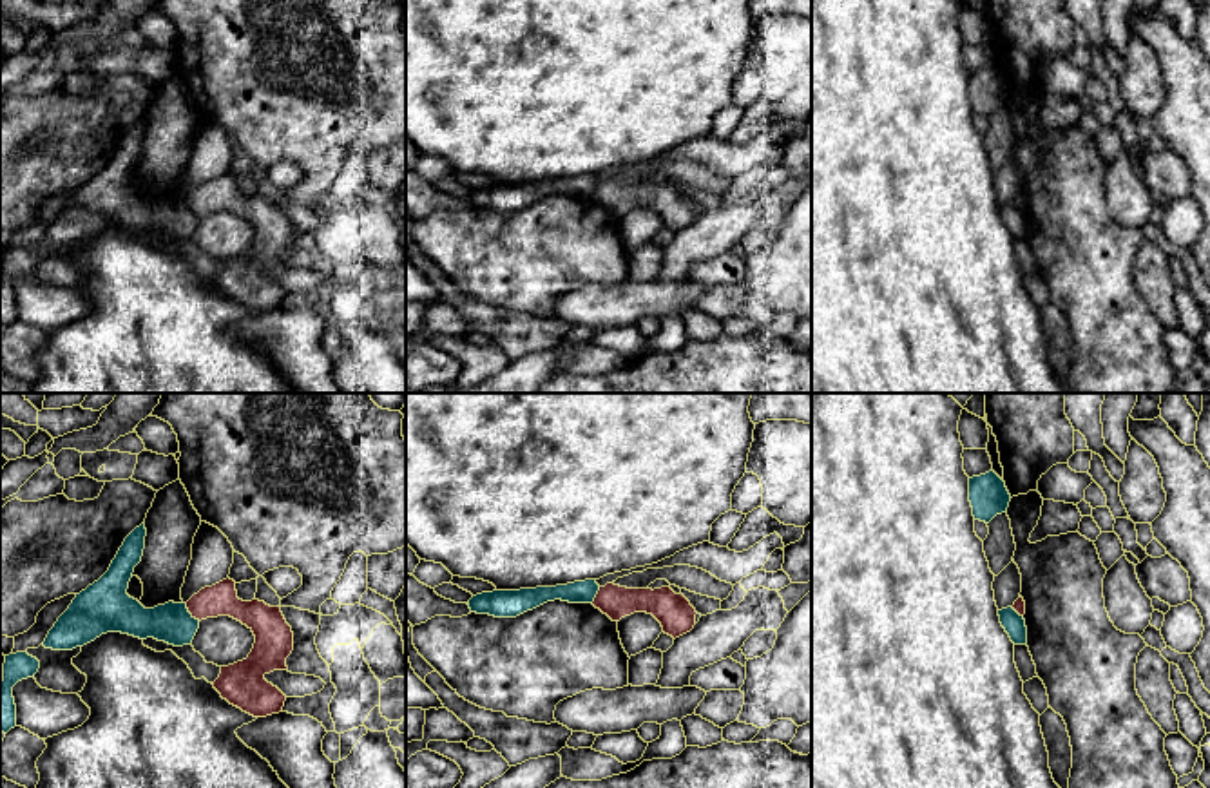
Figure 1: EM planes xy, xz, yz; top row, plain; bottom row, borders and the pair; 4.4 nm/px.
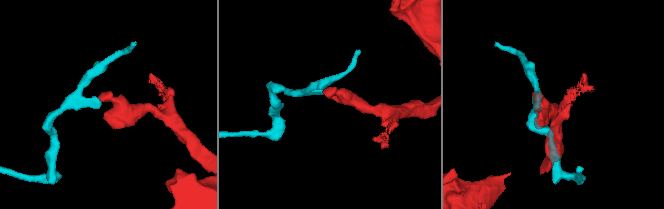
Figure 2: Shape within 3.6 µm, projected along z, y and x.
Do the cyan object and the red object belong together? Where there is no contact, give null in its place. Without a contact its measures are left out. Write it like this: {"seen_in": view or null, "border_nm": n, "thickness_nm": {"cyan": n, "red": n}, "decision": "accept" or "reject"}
{"seen_in": "xy", "border_nm": 100, "thickness_nm": {"cyan": 180, "red": 140}, "decision": "reject"}

